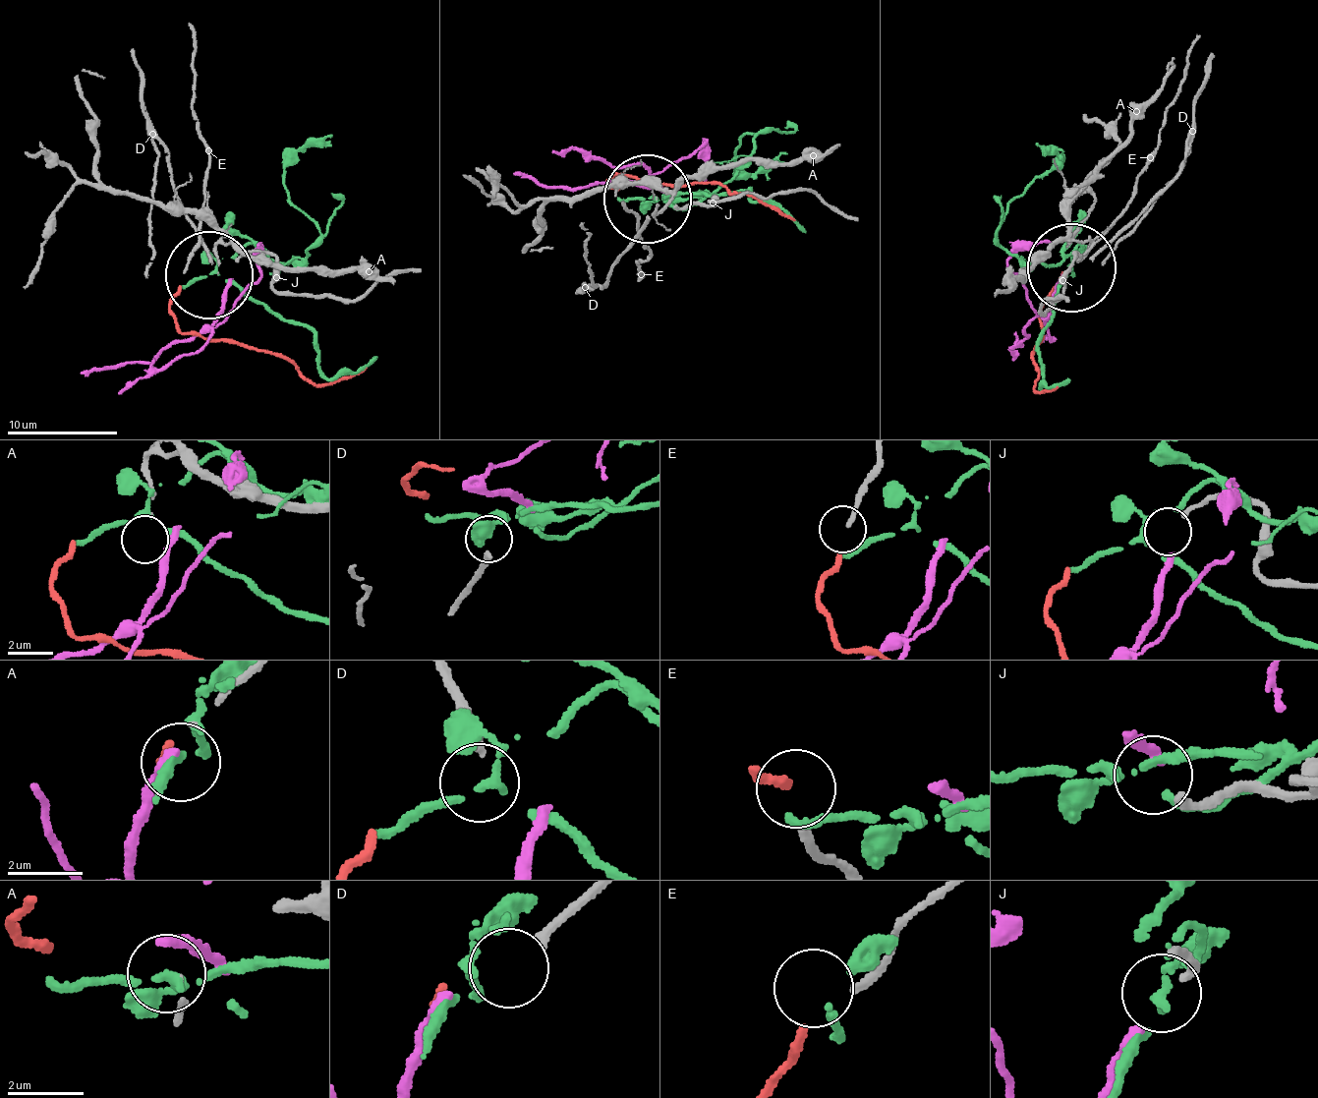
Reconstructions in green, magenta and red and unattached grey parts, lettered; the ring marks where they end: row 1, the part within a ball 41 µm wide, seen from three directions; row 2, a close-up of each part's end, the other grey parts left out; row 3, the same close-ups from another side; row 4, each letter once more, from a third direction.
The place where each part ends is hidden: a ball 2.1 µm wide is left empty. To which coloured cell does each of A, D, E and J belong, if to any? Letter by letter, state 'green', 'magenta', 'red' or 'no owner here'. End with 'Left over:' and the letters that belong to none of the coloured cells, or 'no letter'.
A: no owner here
D: no owner here
E: red
J: magenta
Left over: A, D

